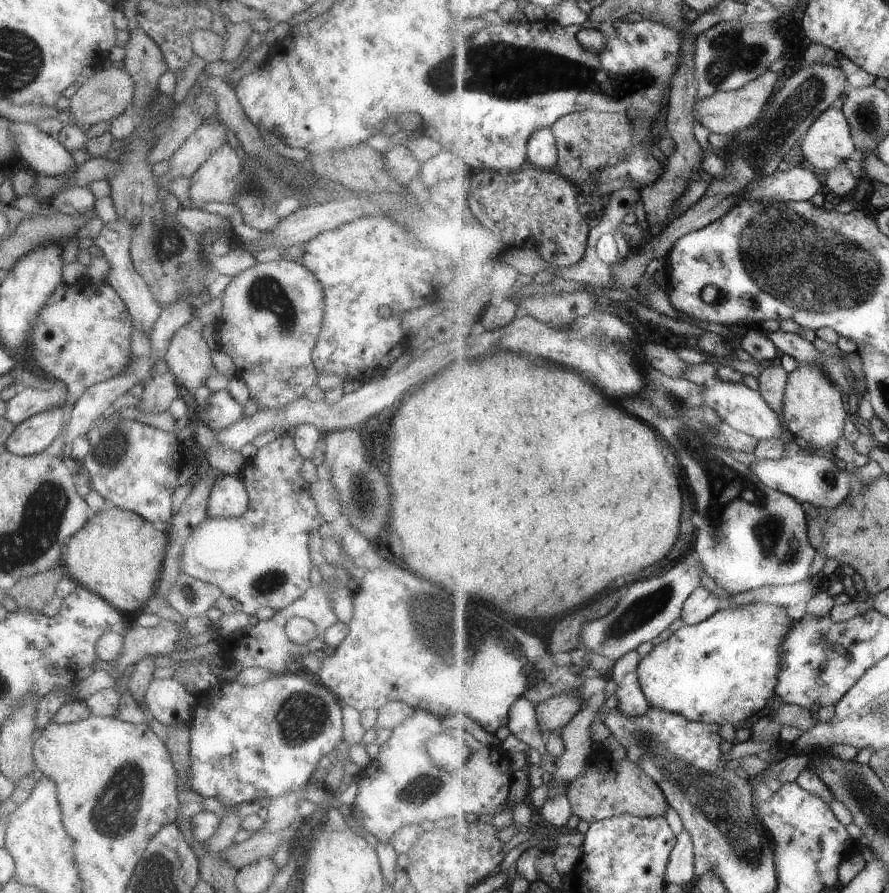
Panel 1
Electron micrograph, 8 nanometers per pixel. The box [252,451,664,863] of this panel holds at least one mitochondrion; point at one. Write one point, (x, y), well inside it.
(442, 632)

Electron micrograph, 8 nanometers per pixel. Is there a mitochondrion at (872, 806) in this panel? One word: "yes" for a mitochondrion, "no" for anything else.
yes

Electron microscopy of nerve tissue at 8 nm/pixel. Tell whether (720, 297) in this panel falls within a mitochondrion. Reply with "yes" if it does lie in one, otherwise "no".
no

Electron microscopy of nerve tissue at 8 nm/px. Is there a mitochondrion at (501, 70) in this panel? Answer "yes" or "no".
yes

